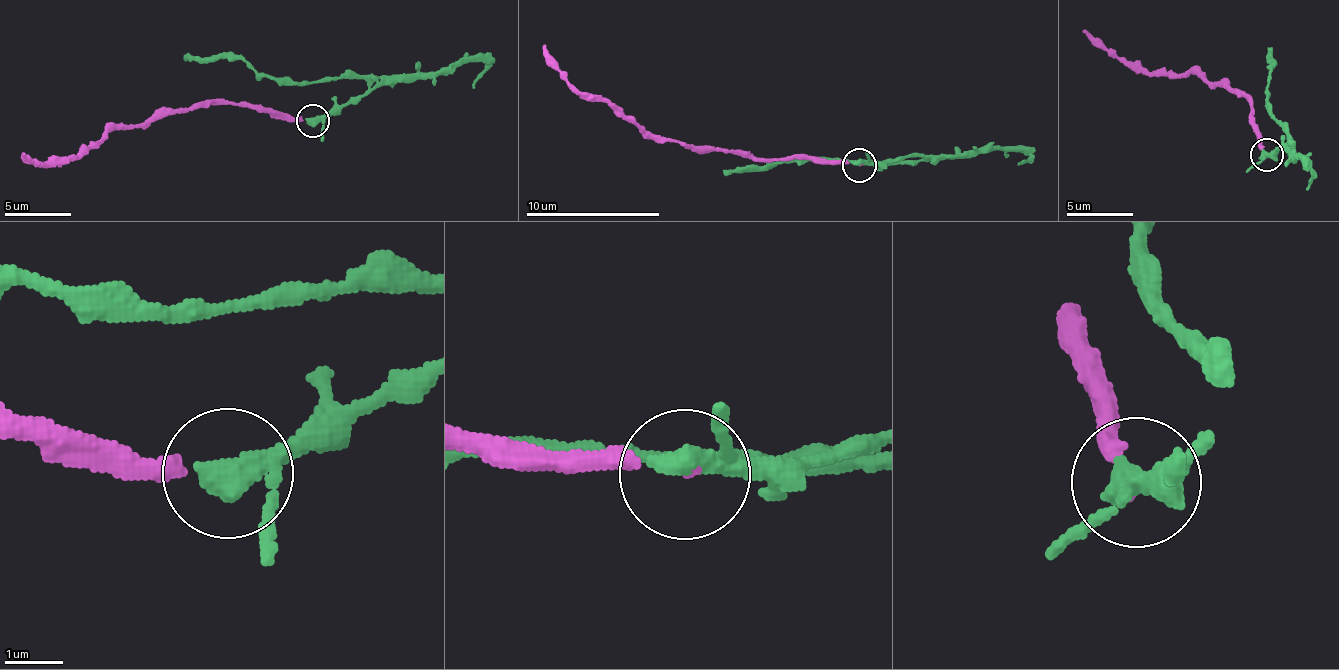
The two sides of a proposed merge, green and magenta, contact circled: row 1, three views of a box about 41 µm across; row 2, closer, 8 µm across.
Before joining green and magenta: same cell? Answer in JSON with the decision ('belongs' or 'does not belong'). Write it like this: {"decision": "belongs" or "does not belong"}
{"decision": "belongs"}

